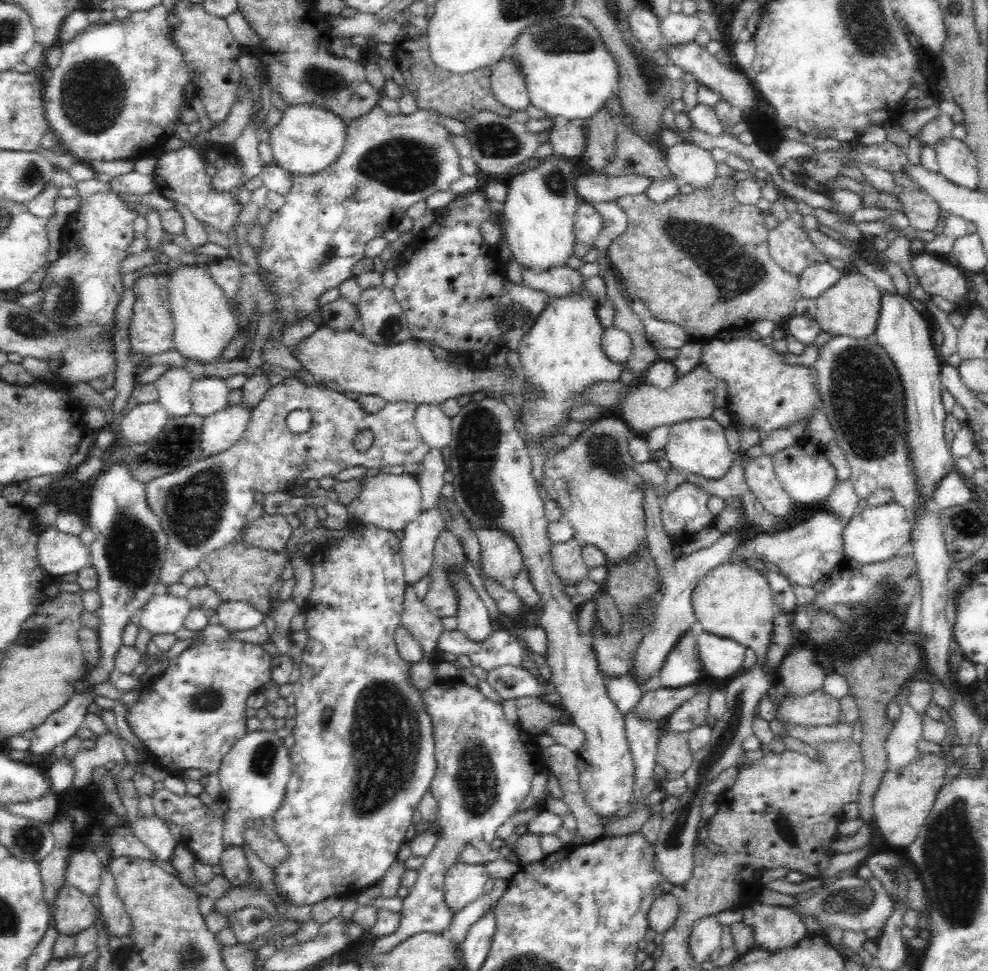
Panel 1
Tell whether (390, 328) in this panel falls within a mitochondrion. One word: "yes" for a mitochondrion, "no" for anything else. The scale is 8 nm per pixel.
yes

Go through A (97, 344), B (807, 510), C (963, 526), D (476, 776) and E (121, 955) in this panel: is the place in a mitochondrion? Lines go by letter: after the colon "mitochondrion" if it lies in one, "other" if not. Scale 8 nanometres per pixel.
A: mitochondrion
B: other
C: mitochondrion
D: mitochondrion
E: other

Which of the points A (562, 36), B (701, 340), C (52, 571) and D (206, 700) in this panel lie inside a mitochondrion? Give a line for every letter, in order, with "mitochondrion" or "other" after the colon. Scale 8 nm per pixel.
A: mitochondrion
B: other
C: other
D: mitochondrion

